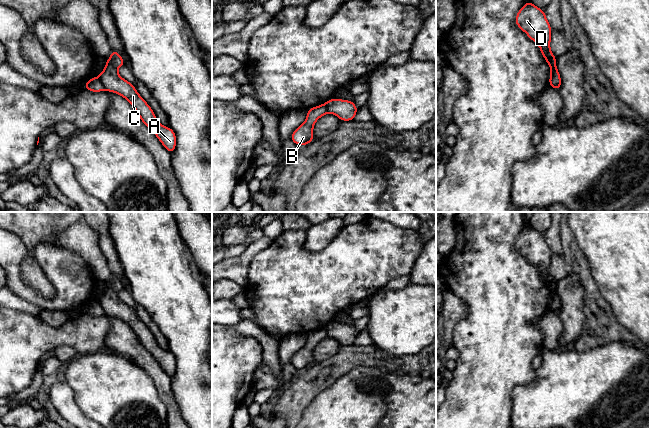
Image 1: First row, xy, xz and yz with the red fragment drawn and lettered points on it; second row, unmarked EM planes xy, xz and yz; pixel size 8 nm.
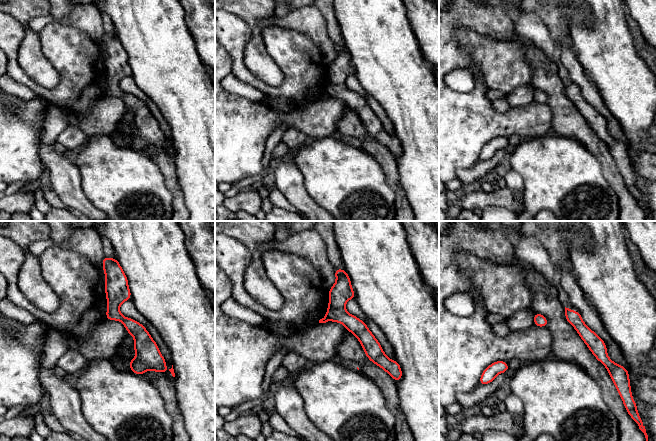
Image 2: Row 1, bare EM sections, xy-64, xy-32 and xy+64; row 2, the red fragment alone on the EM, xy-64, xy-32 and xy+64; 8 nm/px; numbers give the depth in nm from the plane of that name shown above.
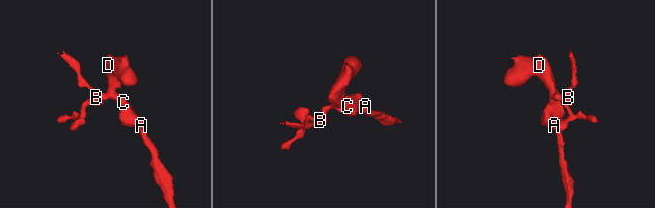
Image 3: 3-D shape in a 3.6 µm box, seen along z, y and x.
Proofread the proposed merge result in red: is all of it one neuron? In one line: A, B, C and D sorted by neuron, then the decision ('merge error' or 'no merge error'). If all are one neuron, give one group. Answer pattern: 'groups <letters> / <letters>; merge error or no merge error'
groups A C D / B; merge error

